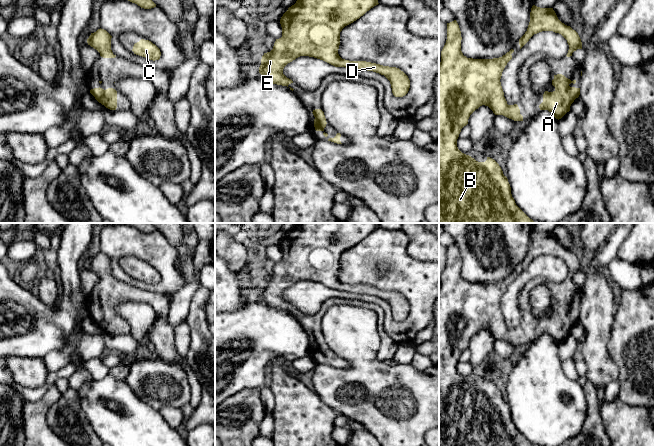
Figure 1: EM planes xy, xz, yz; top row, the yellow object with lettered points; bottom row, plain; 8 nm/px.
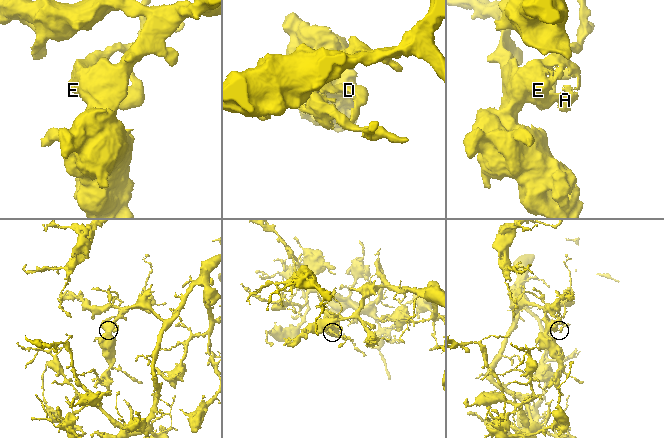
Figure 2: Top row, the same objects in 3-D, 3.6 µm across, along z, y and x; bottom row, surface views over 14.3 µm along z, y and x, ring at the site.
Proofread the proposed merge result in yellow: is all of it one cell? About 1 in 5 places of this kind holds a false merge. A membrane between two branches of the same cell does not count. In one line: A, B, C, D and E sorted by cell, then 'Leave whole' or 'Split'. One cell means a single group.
Groups: A B C D E. Leave whole

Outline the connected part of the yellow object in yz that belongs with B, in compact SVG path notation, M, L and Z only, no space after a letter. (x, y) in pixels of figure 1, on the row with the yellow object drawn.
M457 21L447 23L447 40L439 63L439 223L535 223L516 205L508 179L494 159L487 157L485 162L478 162L457 147L461 129L468 124L470 115L482 105L488 106L495 115L523 121L518 105L507 104L500 82L502 72L512 59L514 50L511 49L499 58L467 58L461 51L461 40Z

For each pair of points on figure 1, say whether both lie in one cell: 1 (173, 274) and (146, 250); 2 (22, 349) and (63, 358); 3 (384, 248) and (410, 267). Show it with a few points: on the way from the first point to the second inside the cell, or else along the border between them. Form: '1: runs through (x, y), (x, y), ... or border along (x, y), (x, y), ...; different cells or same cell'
1: runs through (166, 267), (153, 254); same cell
2: border along (68, 343), (61, 349), (51, 350), (43, 358); different cells
3: runs through (390, 254), (404, 267); same cell

